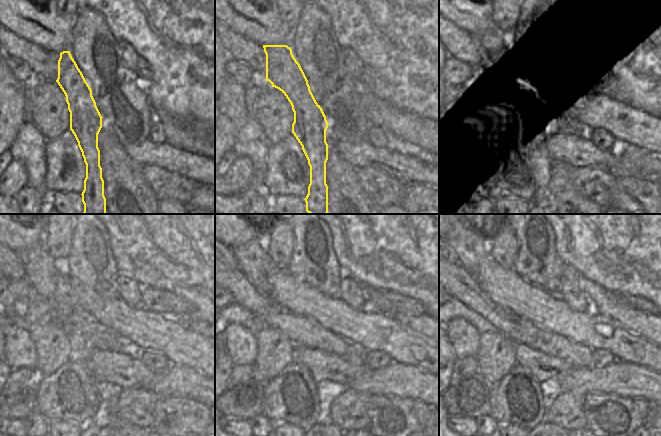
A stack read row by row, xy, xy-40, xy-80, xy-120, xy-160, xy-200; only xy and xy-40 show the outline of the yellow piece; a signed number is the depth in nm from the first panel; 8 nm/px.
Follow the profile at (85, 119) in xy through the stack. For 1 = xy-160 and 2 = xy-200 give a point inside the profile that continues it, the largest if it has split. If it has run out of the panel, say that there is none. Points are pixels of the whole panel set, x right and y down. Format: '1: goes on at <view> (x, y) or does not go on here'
1: goes on at xy-160 (252, 259)
2: goes on at xy-200 (469, 249)

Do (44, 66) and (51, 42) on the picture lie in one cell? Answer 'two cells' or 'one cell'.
two cells

